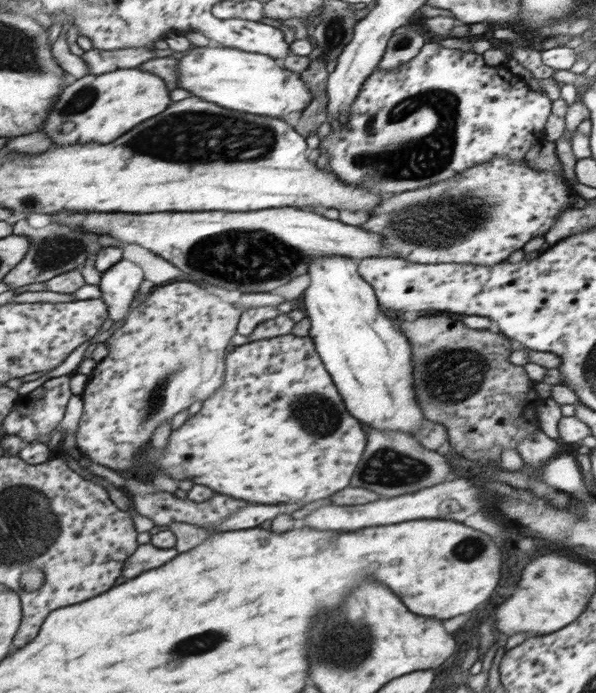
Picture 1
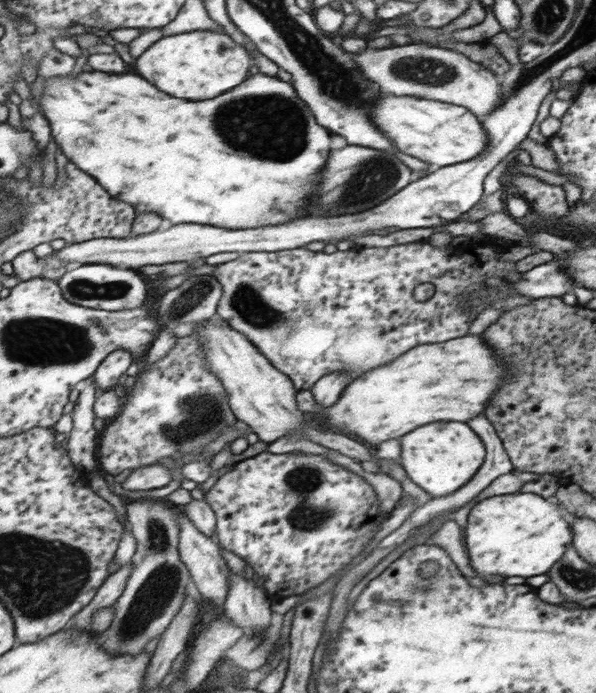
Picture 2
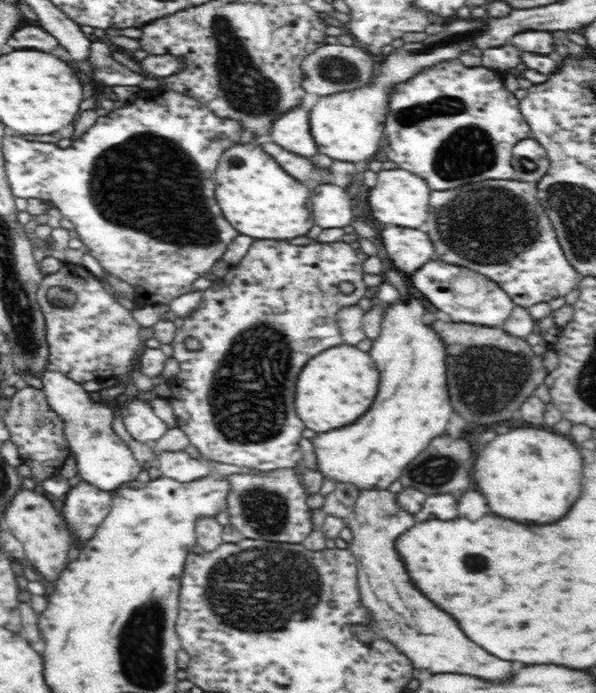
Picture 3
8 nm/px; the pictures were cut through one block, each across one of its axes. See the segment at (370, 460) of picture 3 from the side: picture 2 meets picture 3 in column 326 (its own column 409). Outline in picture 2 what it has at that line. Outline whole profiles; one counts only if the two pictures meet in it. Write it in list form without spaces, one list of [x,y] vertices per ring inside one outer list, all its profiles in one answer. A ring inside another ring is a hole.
[[[434,422],[400,438],[399,464],[410,480],[432,497],[448,497],[468,484],[481,470],[487,451],[484,440],[462,422]]]

